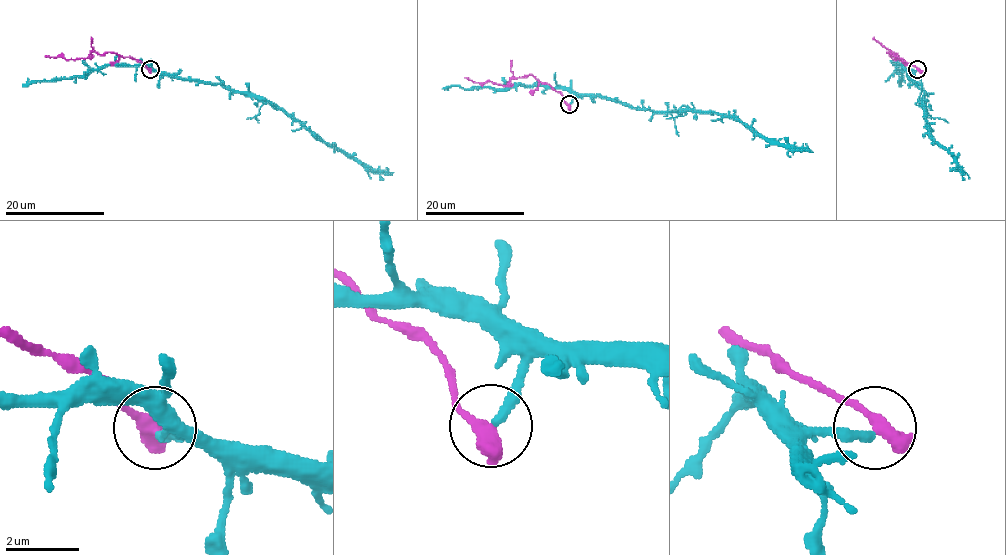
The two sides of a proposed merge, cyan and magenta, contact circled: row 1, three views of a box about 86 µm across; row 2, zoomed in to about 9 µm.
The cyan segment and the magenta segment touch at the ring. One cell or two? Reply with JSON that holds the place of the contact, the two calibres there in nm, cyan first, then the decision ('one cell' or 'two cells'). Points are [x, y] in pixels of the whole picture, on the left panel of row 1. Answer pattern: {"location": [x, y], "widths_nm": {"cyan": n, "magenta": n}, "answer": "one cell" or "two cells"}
{"location": [150, 69], "widths_nm": {"cyan": 260, "magenta": 550}, "answer": "two cells"}

